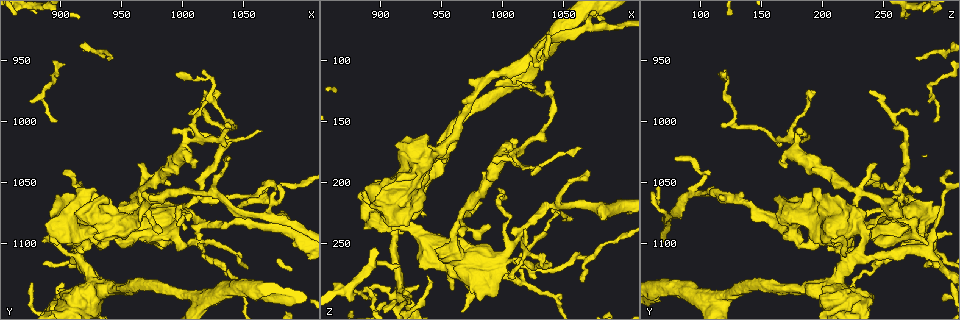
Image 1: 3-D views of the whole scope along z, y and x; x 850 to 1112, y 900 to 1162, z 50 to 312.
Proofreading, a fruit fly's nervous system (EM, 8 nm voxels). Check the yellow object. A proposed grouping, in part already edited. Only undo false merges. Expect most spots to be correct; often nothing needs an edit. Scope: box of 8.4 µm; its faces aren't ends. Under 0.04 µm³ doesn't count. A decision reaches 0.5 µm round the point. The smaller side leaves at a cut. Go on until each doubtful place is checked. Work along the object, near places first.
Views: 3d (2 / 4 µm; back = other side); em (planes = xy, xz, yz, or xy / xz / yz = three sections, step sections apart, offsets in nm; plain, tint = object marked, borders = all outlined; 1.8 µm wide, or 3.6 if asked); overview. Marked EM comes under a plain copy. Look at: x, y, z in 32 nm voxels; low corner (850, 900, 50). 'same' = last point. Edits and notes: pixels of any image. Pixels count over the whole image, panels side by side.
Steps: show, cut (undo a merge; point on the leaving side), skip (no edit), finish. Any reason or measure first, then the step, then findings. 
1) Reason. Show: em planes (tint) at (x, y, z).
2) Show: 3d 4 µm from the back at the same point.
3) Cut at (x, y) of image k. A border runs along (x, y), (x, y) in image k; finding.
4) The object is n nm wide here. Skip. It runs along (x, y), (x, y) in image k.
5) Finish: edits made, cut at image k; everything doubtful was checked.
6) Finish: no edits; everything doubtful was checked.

Thick turns thin. Show: em 3.6 µm xy step 8 (tint) at (948, 1088, 256).

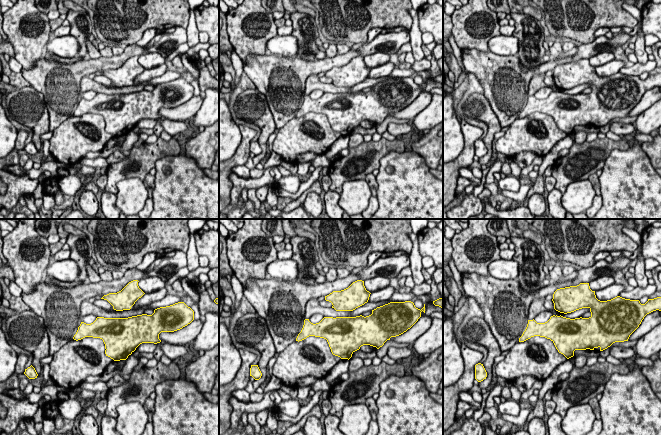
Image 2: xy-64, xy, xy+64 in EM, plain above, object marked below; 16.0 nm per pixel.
Show: em 3.6 µm planes (tint) at the same point.

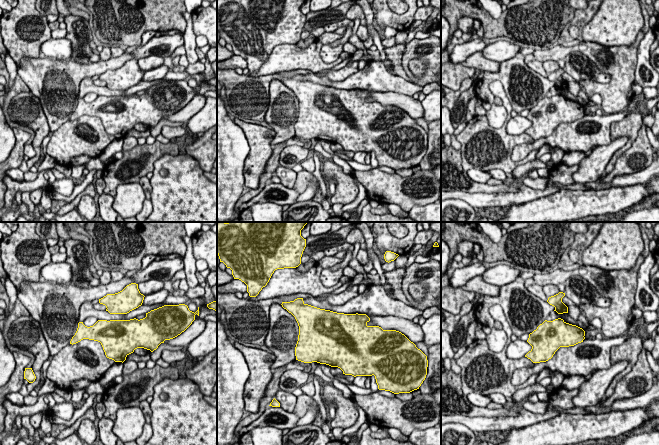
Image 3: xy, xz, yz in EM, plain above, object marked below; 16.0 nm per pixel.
Skip. All the same cell.

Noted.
Calibre changes. Show: em 3.6 µm planes (tint) at (990, 1078, 274).

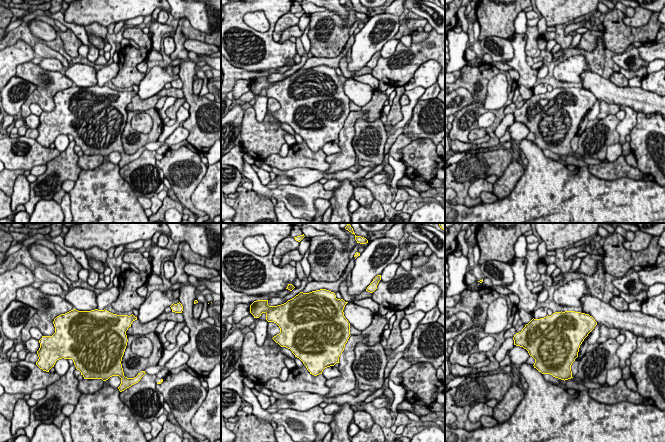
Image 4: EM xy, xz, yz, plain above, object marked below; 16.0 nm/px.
Skip. One cell here.

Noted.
Sharp bend. Show: 3d 4 µm from the back at (918, 1114, 220).

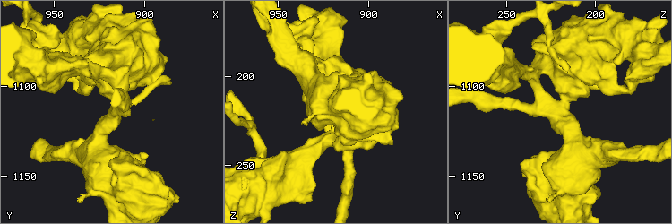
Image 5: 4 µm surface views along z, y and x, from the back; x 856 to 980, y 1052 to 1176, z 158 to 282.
The arms are 380, 650 nm wide. Show: em planes (tint) at (918, 1115, 220).

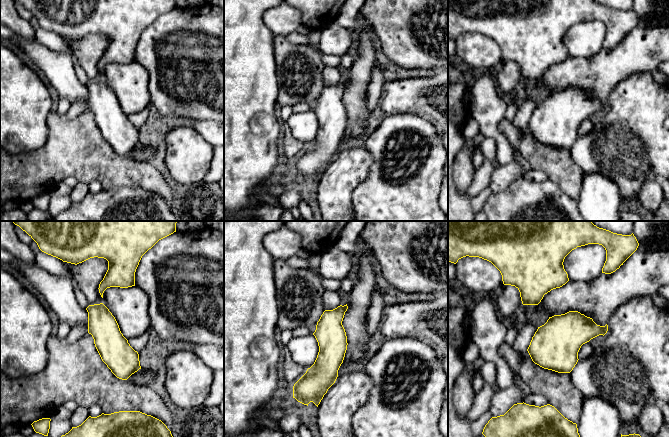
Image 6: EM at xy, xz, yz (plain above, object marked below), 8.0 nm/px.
Skip. All the same cell.

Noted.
Show: 3d 4 µm at (1004, 1018, 178).

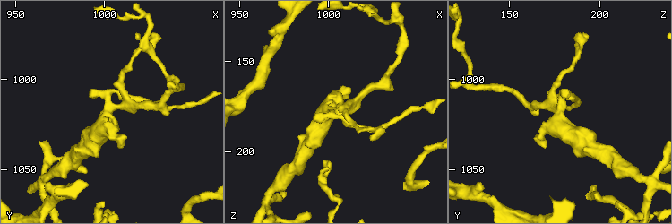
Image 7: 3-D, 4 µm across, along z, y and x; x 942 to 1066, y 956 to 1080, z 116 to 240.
Now the EM. Show: em planes (tint) at (1005, 1015, 178).

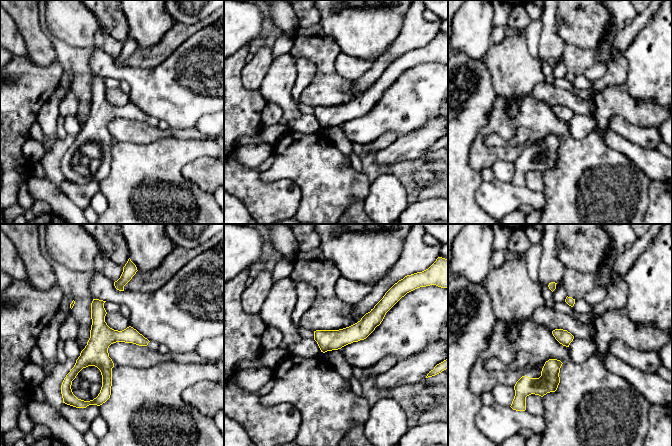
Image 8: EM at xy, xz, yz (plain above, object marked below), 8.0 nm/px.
The object is 120 nm wide here. Skip. It runs along (95, 301), (99, 358), (106, 369), (101, 395) in image 8; continuous, no second cell.

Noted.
Sharp bend. Show: em 3.6 µm planes (tint) at (910, 1088, 226).

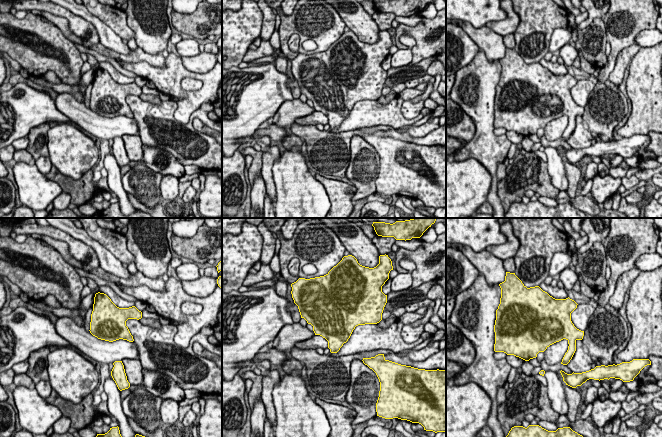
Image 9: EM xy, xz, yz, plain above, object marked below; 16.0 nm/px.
Skip. Continuous, no second cell.

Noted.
Sudden change in width. Show: em 3.6 µm yz step 8 (borders) at (952, 1082, 172).

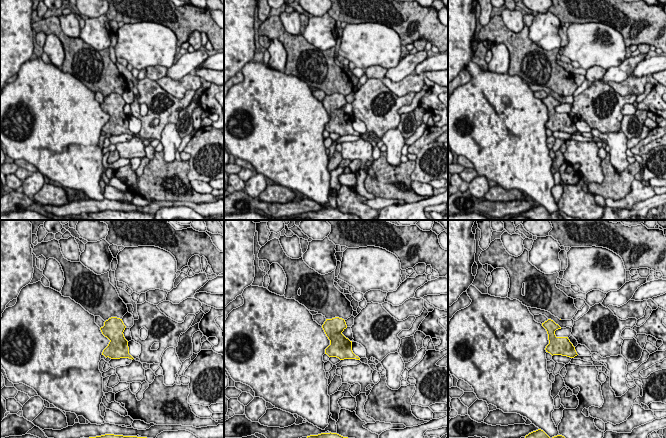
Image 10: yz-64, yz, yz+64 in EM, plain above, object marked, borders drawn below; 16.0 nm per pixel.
Skip. Continuous, no second cell.

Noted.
Finish: no edits; everything doubtful was checked.

